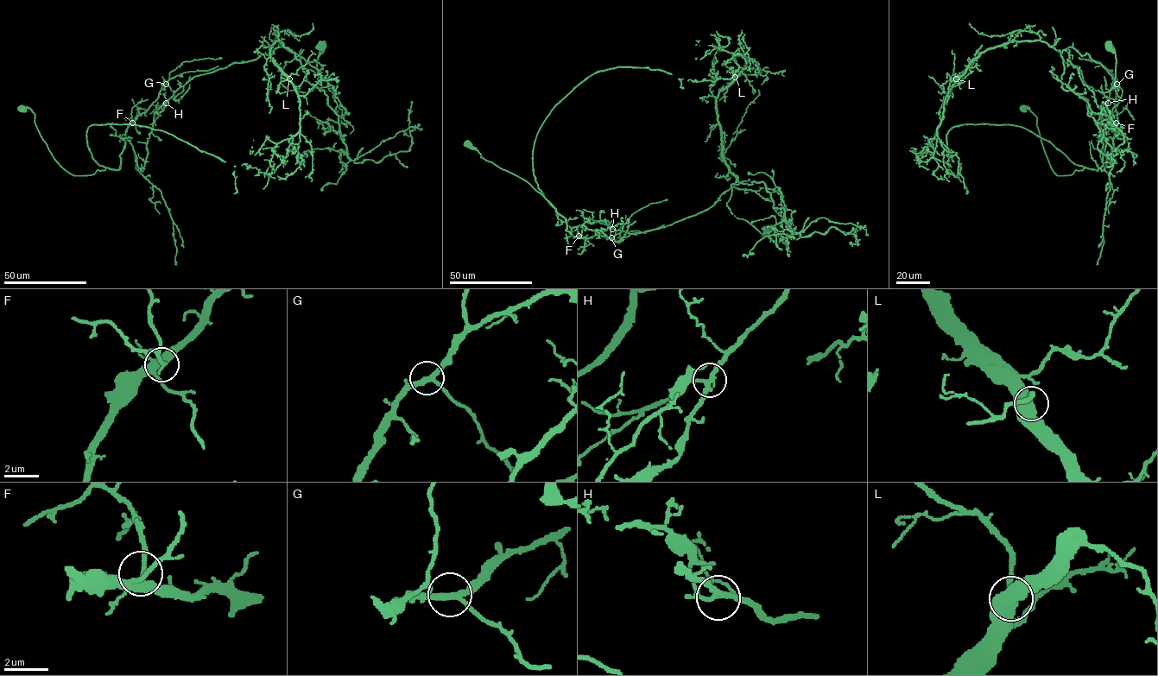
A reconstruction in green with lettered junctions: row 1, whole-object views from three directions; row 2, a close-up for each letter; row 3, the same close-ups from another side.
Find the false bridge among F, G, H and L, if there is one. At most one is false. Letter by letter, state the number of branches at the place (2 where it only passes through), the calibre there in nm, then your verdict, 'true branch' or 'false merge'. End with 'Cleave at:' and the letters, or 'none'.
F: 5 branches meet; 340 nm thick; true branch
G: 3 branches meet; 260 nm thick; true branch
H: 4 branches meet; 220 nm thick; false merge
L: 3 branches meet; 440 nm thick; true branch
Cleave at: H

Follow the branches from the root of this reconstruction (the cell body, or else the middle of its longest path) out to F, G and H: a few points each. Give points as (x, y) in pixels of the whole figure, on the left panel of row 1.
F: (321, 47), (309, 91), (281, 83), (294, 53), (276, 47), (195, 76), (174, 97), (164, 84), (132, 123)
G: (321, 47), (306, 92), (281, 83), (294, 58), (282, 47), (195, 76), (174, 97), (166, 84)
H: (321, 47), (309, 91), (281, 83), (294, 53), (276, 47), (192, 78), (166, 103)

